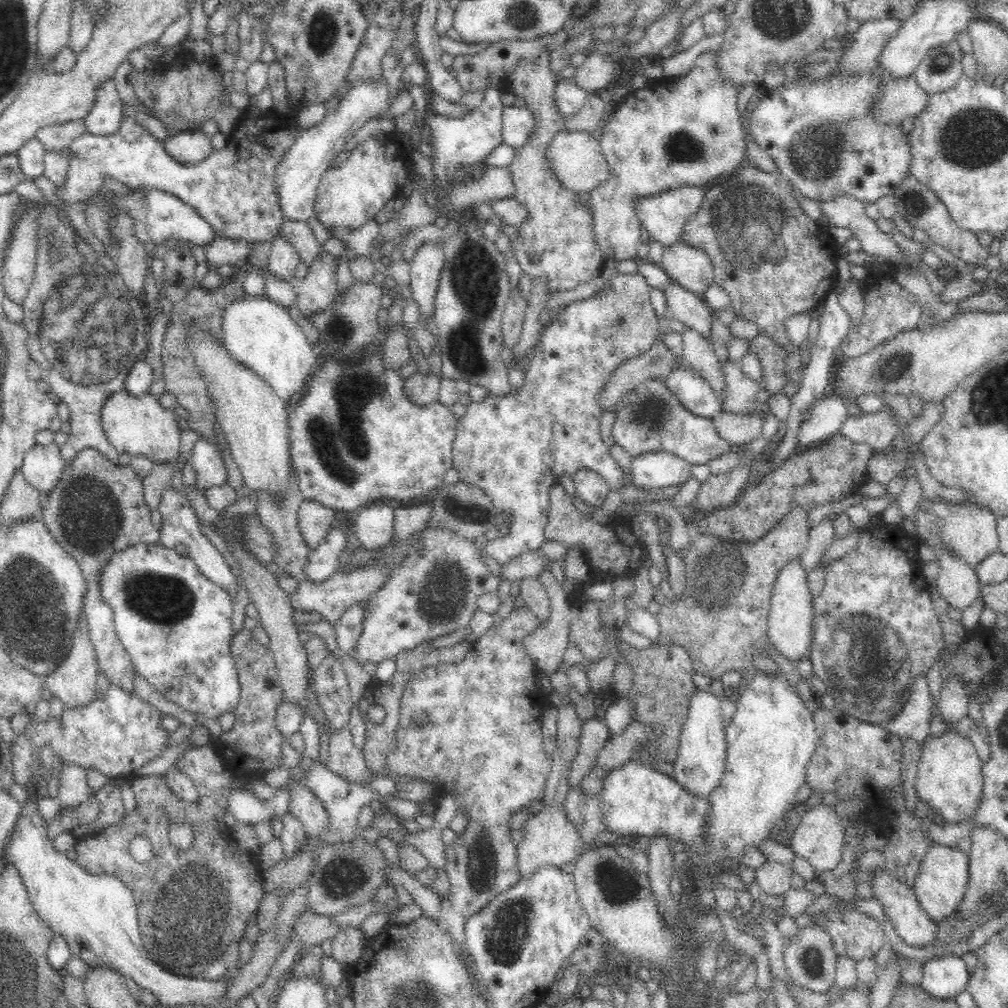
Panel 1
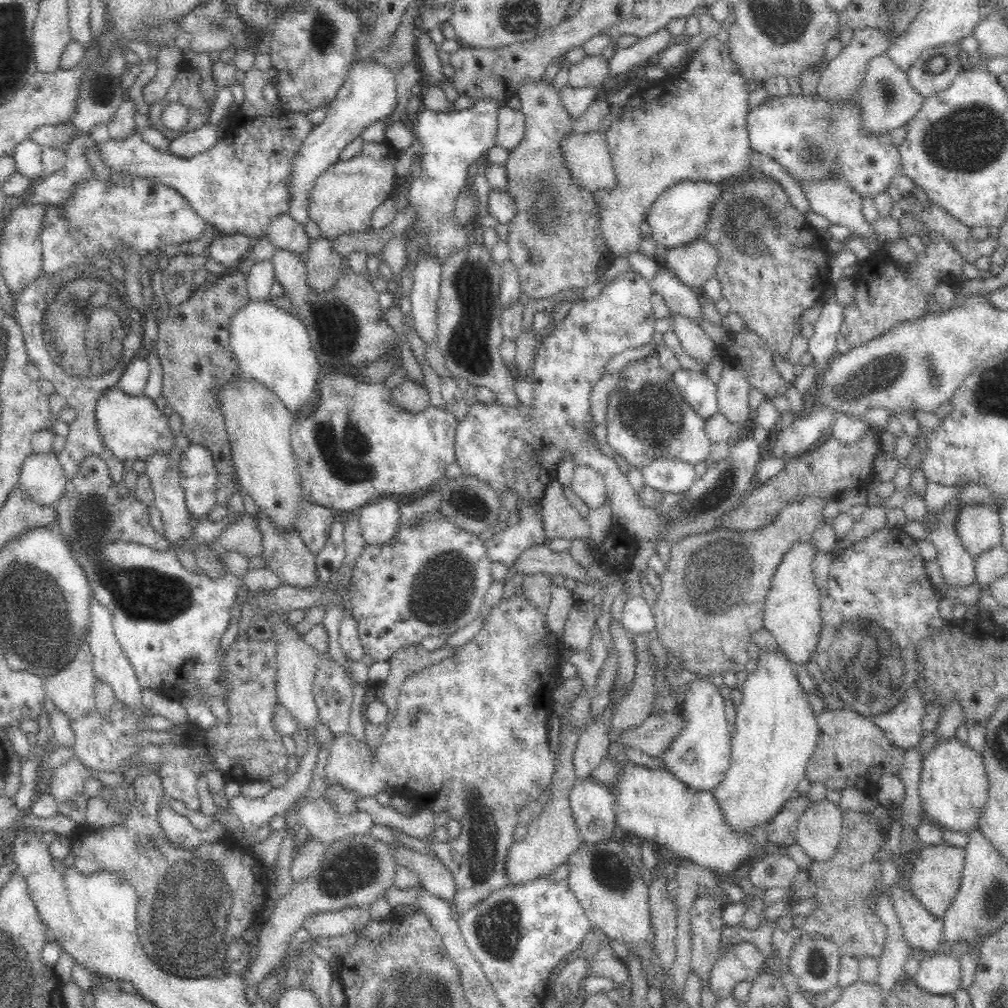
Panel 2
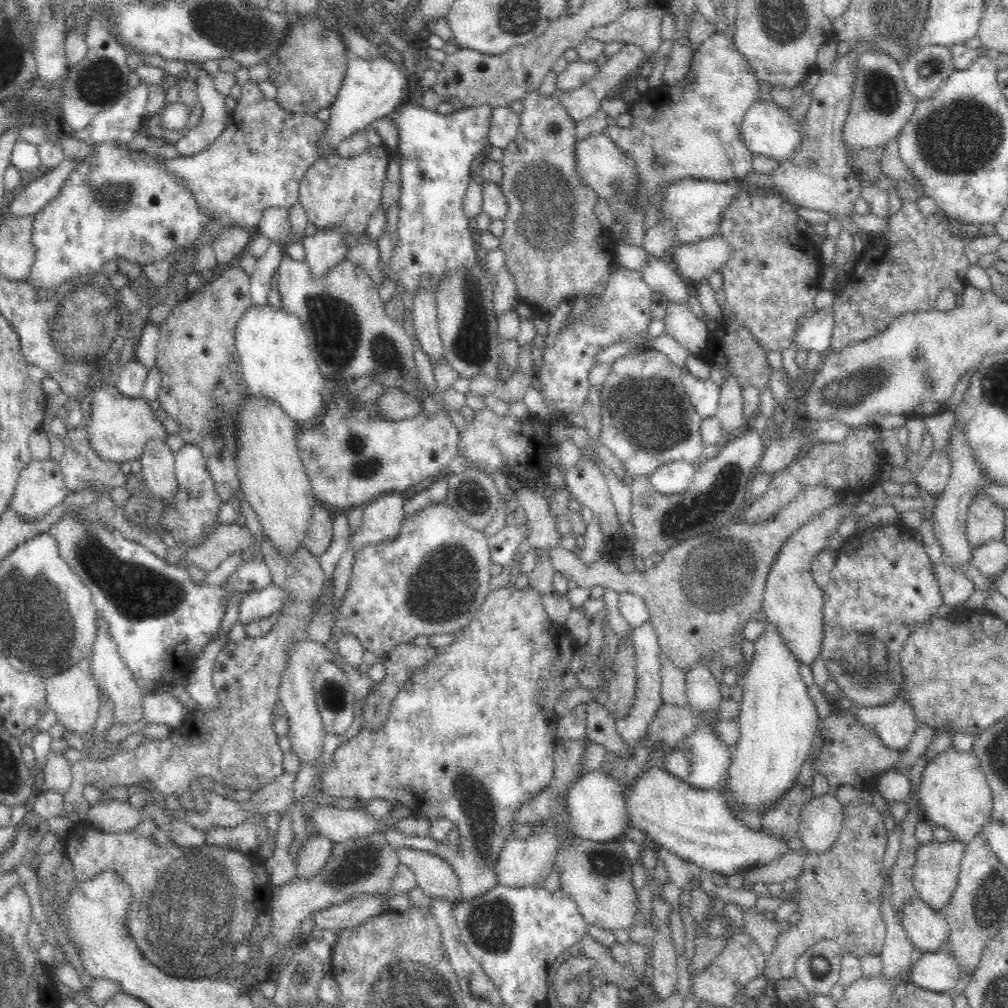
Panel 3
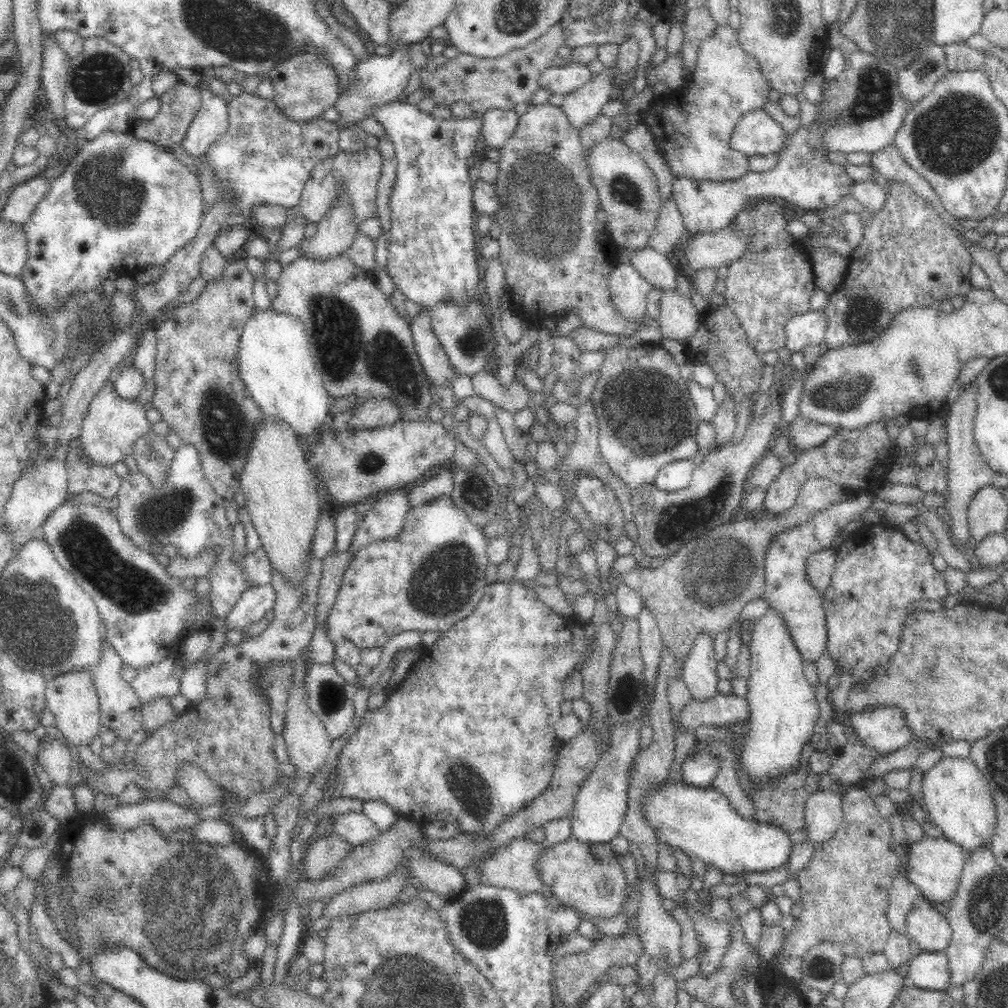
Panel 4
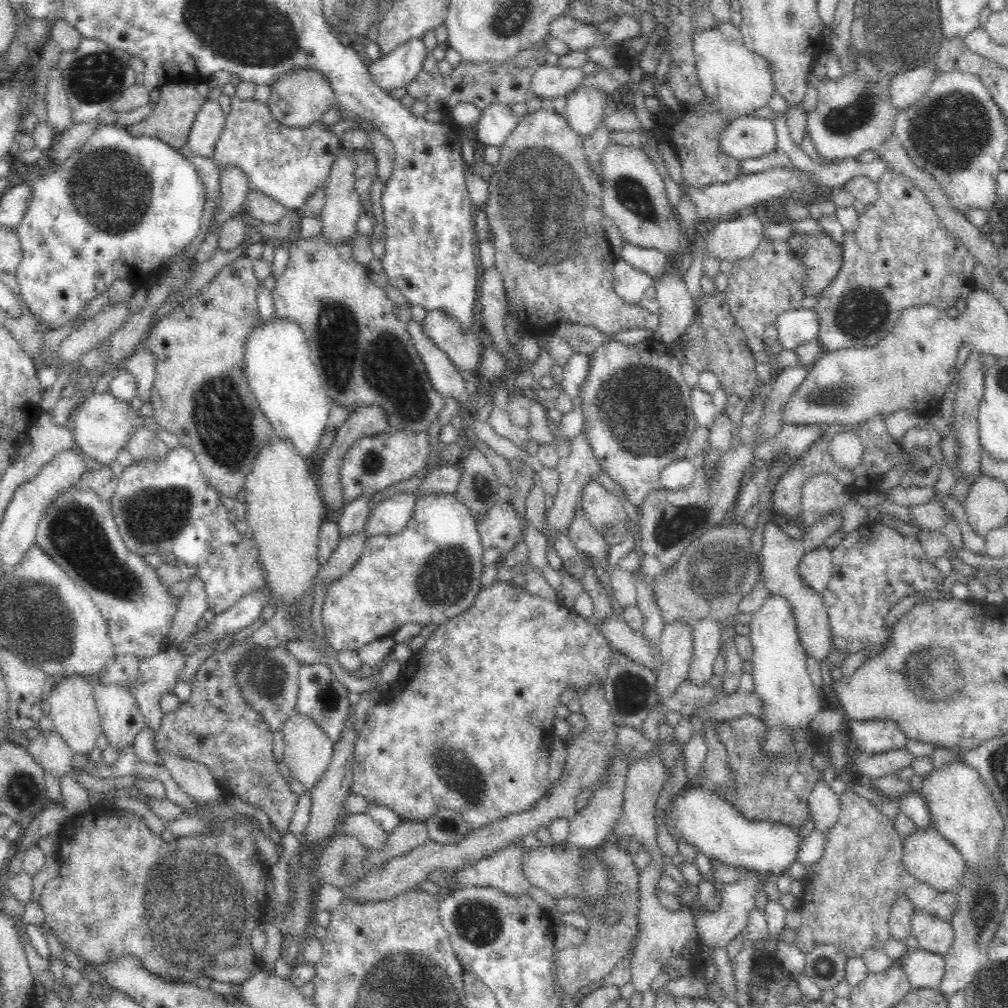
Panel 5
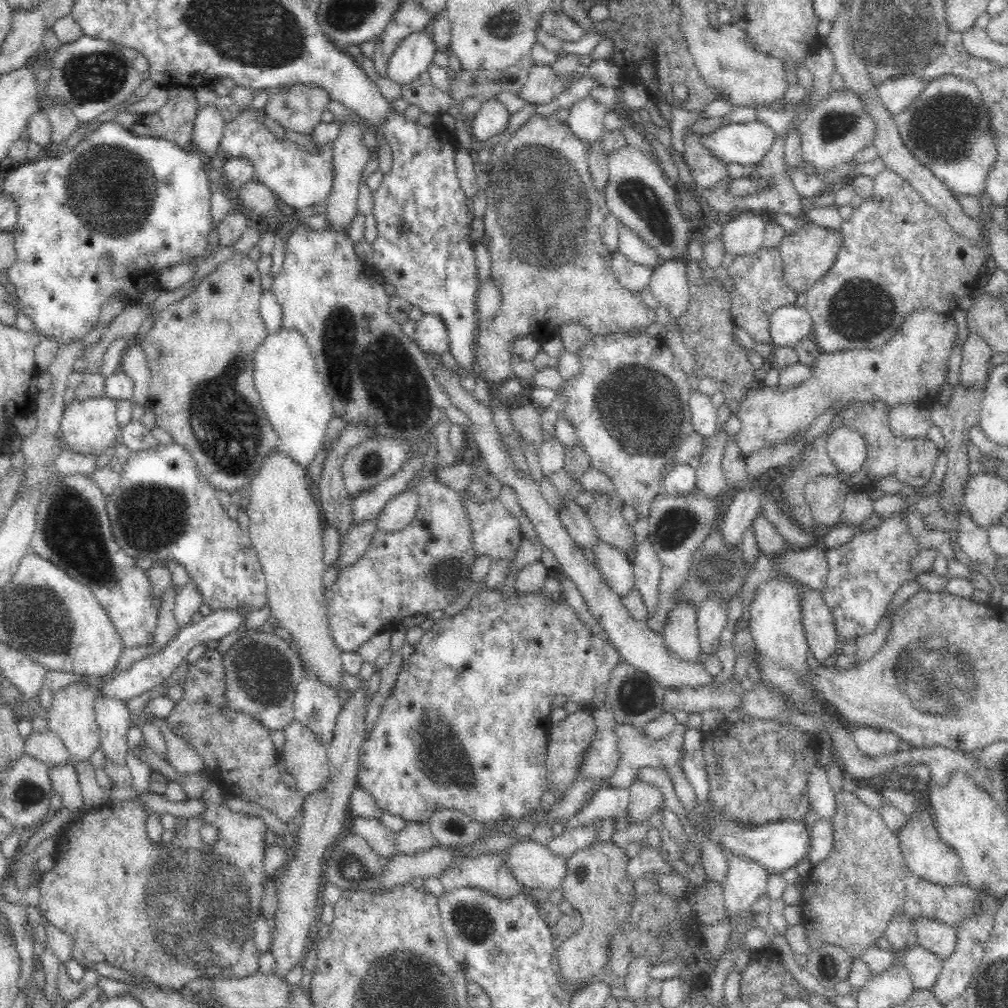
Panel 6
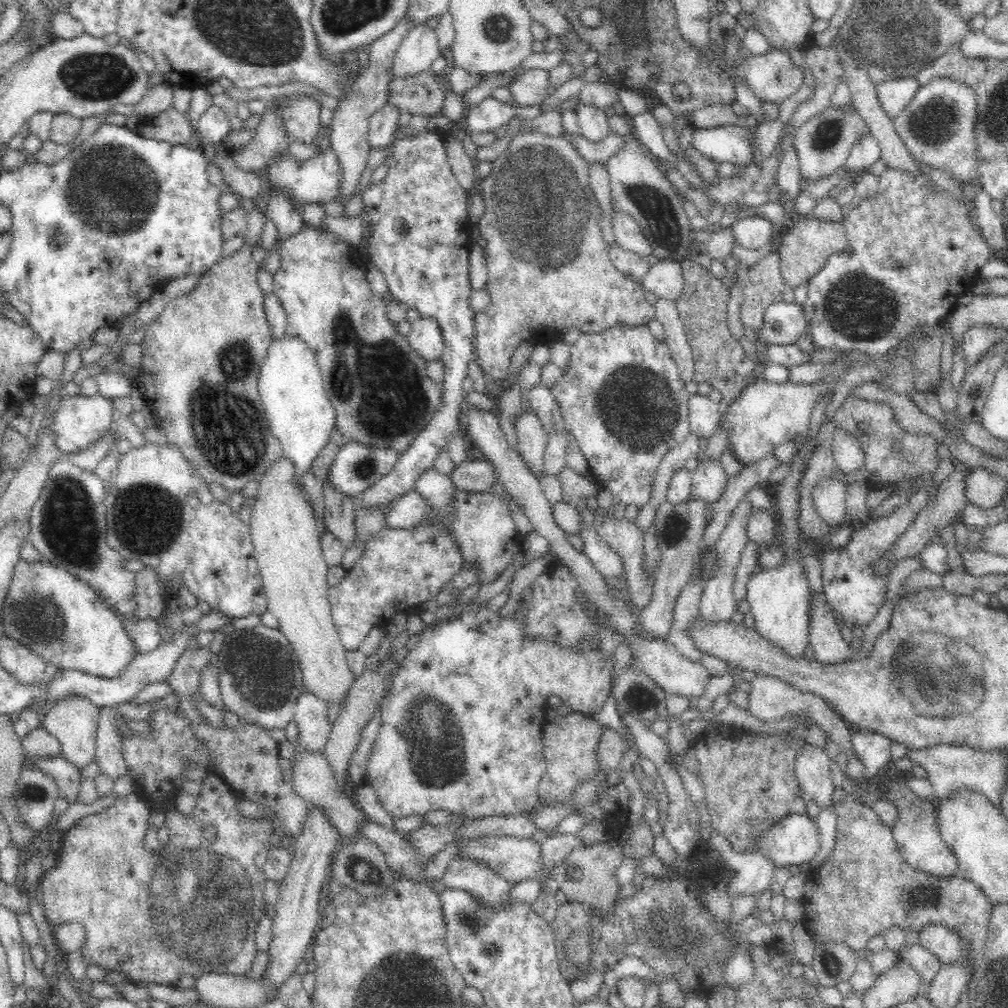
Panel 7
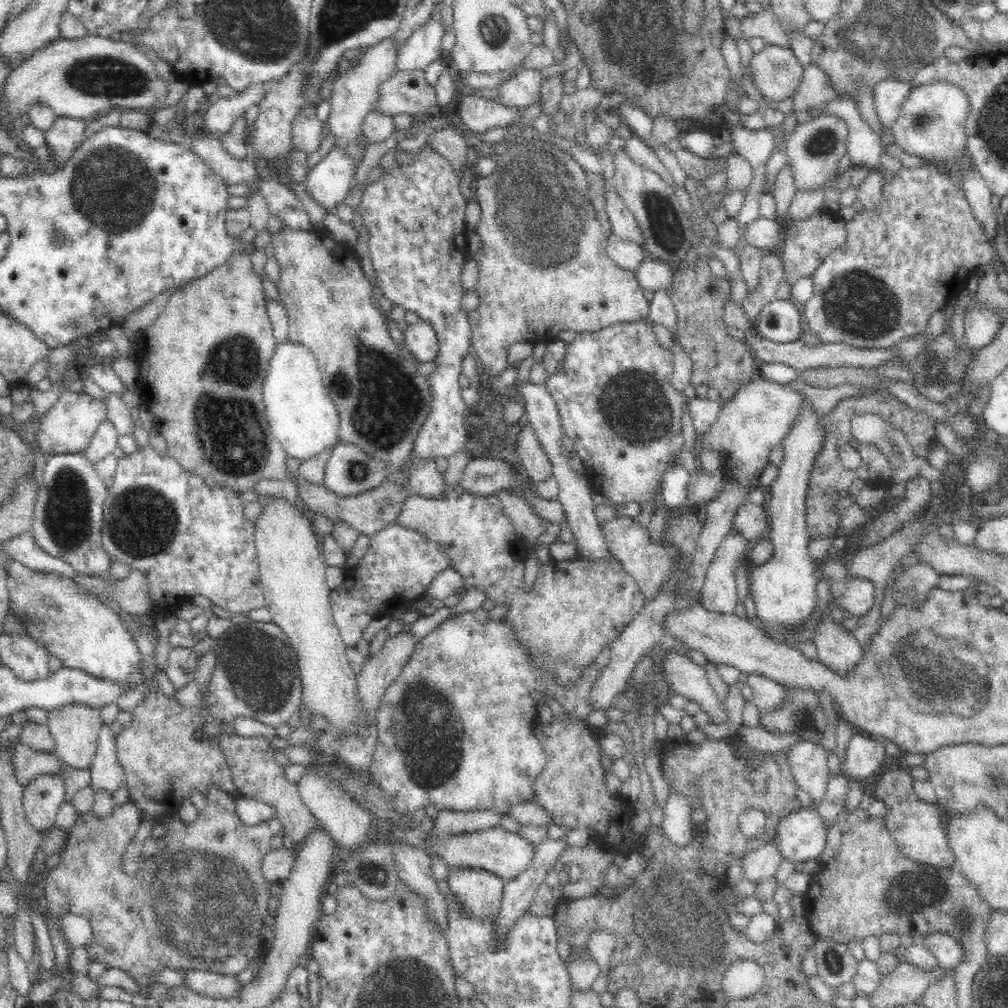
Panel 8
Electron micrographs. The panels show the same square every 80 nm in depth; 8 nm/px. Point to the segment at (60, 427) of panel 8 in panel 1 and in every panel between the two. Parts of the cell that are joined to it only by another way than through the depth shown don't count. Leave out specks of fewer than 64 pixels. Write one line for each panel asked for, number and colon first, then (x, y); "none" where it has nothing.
1: (140, 425)
2: (132, 427)
3: (119, 428)
4: (111, 427)
5: (102, 426)
6: (90, 427)
7: (80, 421)

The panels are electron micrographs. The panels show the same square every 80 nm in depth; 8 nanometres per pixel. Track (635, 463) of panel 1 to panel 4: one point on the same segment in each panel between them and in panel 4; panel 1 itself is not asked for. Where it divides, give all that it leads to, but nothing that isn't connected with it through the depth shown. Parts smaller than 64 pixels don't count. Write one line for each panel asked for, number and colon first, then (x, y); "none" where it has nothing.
2: (667, 474)
3: (671, 478)
4: (676, 476)

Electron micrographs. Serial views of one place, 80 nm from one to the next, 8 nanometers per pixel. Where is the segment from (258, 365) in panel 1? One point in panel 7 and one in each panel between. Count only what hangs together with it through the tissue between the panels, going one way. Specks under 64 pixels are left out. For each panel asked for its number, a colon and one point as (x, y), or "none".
2: (271, 346)
3: (272, 347)
4: (276, 366)
5: (282, 376)
6: (293, 397)
7: (300, 414)

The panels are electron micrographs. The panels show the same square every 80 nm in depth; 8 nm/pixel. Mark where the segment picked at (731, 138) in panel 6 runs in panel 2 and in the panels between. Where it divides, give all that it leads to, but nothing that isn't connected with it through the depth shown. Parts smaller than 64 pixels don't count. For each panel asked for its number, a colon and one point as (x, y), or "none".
2: (813, 138)
3: (768, 129)
4: (757, 134)
5: (750, 136)

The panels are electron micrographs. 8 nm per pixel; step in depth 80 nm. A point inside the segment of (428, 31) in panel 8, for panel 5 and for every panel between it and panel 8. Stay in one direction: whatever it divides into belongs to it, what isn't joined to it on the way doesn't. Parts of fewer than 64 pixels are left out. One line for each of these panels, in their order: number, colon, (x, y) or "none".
5: (397, 69)
6: (415, 52)
7: (416, 53)

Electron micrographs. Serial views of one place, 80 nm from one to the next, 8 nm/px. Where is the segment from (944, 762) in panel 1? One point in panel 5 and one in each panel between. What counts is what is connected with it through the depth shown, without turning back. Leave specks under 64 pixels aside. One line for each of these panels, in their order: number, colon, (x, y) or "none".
2: (952, 786)
3: (953, 793)
4: (956, 798)
5: (962, 810)

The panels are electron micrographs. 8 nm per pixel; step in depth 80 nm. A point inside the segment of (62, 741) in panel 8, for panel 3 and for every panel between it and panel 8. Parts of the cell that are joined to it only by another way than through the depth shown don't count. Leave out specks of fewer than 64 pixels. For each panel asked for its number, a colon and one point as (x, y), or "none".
3: (73, 694)
4: (71, 697)
5: (72, 706)
6: (72, 716)
7: (73, 720)

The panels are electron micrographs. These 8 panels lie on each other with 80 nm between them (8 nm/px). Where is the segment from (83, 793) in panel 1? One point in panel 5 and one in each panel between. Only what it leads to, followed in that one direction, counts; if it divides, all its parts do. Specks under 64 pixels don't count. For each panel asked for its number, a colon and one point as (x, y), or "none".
2: (66, 783)
3: (57, 776)
4: (56, 760)
5: (50, 751)

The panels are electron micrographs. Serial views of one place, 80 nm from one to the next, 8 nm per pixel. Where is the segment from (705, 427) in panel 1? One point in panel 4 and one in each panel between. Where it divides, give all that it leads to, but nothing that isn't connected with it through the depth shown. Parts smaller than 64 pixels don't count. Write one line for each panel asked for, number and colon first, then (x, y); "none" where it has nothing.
2: (647, 417)
3: (647, 418)
4: (646, 418)

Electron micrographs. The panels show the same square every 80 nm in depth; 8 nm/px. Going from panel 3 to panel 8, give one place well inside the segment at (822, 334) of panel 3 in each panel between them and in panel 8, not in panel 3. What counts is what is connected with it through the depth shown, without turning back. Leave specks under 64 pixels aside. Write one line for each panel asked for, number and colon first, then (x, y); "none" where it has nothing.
4: (807, 330)
5: (796, 328)
6: (789, 325)
7: (783, 323)
8: (780, 322)

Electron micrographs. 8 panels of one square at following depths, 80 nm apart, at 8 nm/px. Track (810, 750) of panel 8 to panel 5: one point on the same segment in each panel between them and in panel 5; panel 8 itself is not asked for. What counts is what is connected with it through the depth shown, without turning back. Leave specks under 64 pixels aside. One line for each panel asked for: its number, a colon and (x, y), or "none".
5: (823, 805)
6: (822, 800)
7: (813, 771)

